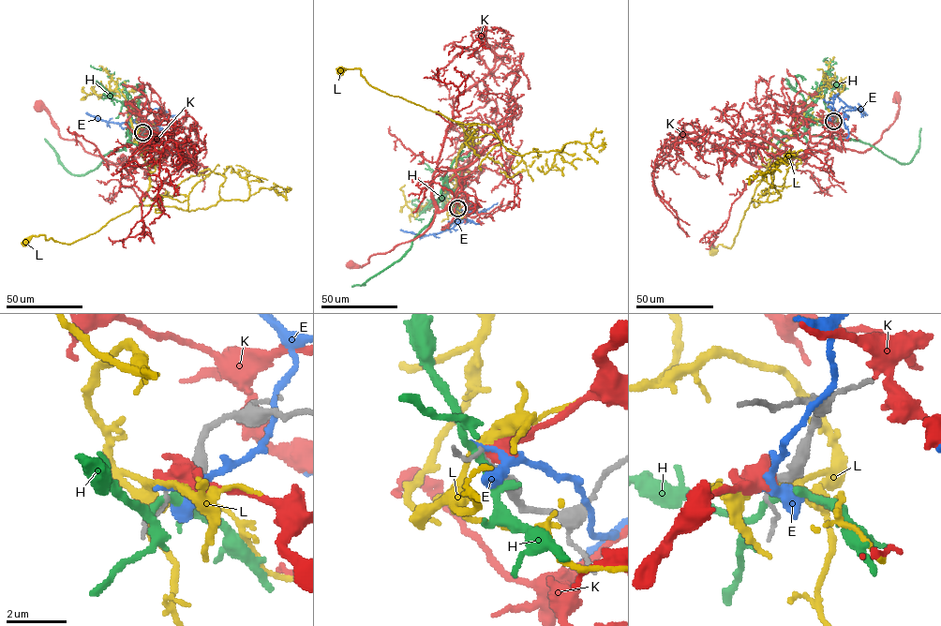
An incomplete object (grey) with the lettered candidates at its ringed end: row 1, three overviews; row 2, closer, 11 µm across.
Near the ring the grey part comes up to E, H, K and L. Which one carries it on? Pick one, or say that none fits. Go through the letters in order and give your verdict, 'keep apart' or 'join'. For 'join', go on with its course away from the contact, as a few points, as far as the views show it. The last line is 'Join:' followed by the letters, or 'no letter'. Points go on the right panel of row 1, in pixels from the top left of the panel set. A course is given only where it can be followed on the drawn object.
E: keep apart
H: keep apart
K: keep apart
L: keep apart
Join: no letter

